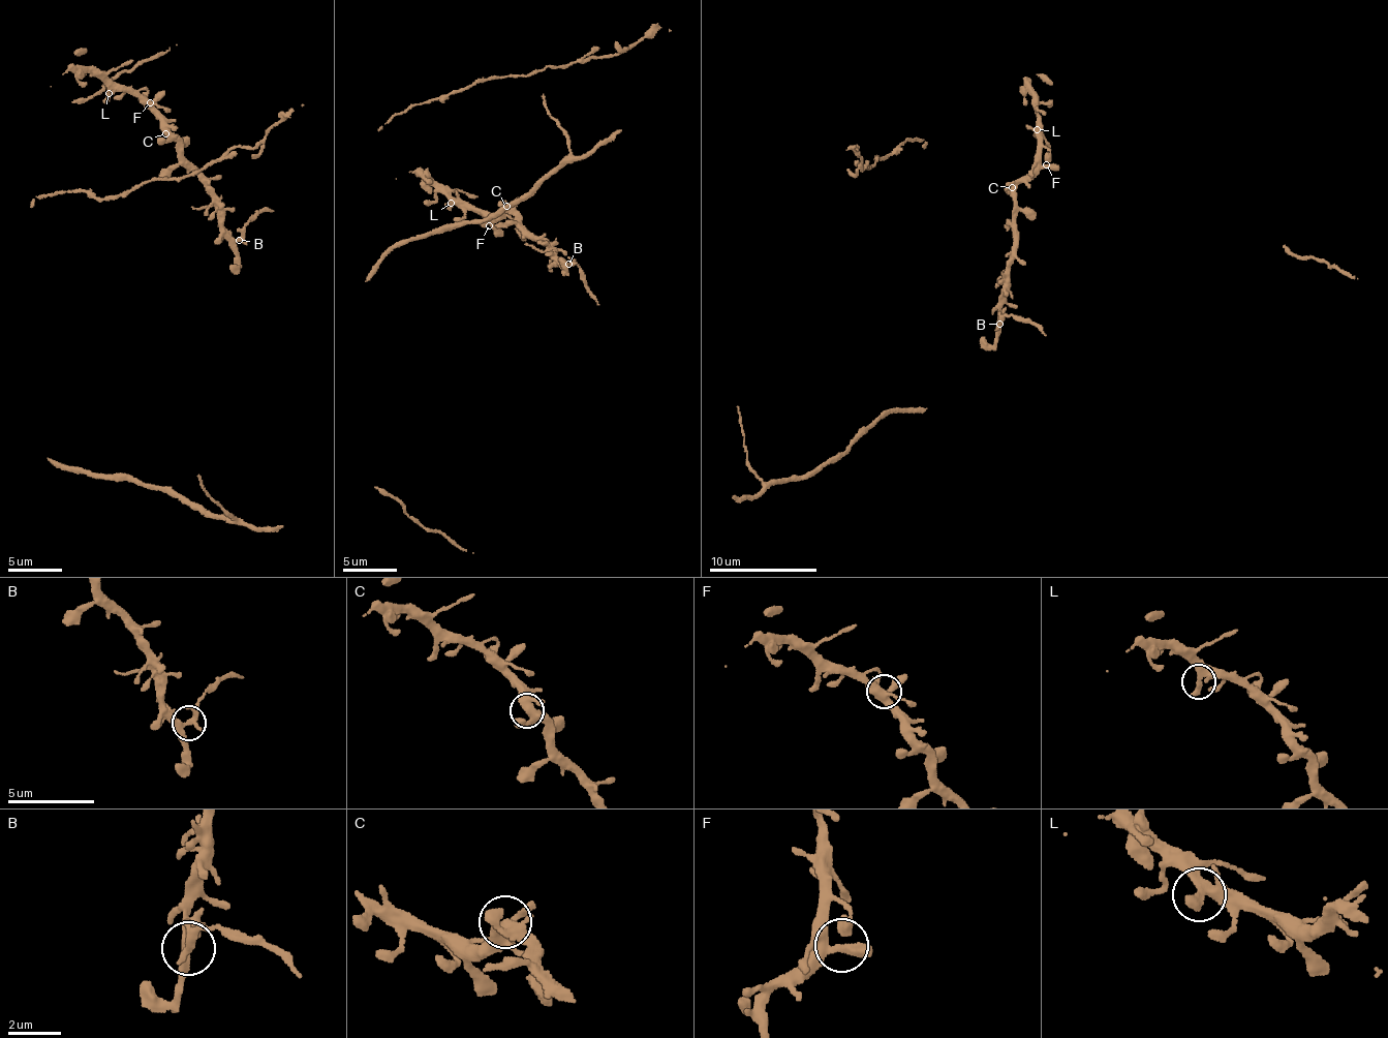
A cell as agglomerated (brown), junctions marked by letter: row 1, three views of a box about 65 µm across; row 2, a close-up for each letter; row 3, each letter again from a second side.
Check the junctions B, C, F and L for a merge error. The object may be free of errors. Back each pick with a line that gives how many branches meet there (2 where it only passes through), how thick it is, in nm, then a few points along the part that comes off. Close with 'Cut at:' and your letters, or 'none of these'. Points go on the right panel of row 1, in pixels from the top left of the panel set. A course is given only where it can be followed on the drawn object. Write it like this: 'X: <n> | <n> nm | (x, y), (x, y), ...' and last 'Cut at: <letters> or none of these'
B: 4 | 280 nm | (999, 324), (1012, 316), (1027, 318), (1045, 334)
Cut at: B

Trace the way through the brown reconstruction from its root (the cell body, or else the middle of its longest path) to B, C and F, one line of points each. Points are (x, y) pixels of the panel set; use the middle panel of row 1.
B: (536, 240), (548, 248), (550, 260), (567, 264)
C: (536, 240), (536, 236), (520, 225), (521, 220), (506, 206)
F: (536, 240), (536, 236), (520, 225), (521, 218), (509, 211), (501, 212), (501, 217), (489, 225)

